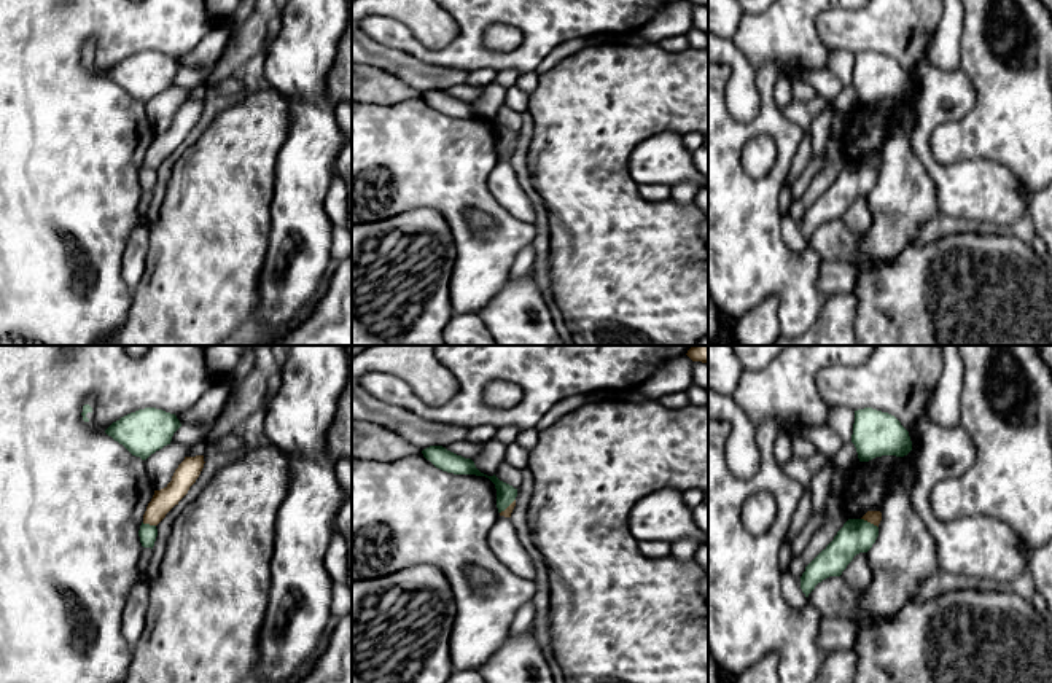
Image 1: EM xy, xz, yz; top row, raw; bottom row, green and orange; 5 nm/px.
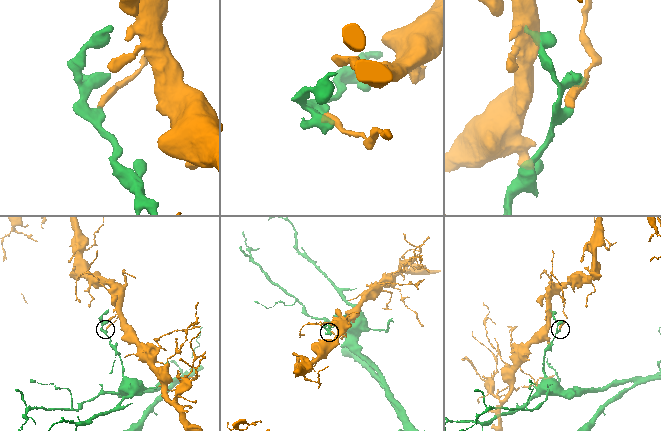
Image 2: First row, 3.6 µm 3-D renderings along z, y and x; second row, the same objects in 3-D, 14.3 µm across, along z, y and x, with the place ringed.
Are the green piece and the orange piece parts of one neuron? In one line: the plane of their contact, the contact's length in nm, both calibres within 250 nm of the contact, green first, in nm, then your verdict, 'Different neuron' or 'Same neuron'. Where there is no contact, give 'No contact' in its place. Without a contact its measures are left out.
Touches green in yz. Shared border 100 nm. Thickness 170 nm (green) against 70 nm. Different neuron

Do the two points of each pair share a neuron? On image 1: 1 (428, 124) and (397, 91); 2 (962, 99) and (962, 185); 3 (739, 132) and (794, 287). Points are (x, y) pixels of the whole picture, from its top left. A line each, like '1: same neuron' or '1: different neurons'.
1: different neurons
2: same neuron
3: same neuron

